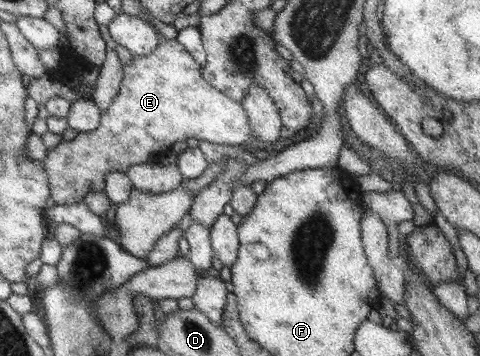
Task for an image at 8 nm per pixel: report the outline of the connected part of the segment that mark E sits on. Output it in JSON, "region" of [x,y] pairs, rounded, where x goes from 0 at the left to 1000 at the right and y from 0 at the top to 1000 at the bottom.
{"region":[[[340,107],[310,154],[277,157],[254,191],[248,256],[227,301],[219,303],[219,315],[208,320],[206,351],[194,368],[160,371],[150,393],[129,390],[115,416],[96,424],[94,447],[85,452],[100,497],[104,553],[117,576],[165,570],[181,542],[210,539],[221,486],[258,483],[269,463],[302,461],[306,444],[346,421],[360,399],[383,396],[390,385],[452,407],[500,410],[529,388],[515,320],[500,287],[485,284],[427,233],[417,213],[417,183],[363,110]]]}

